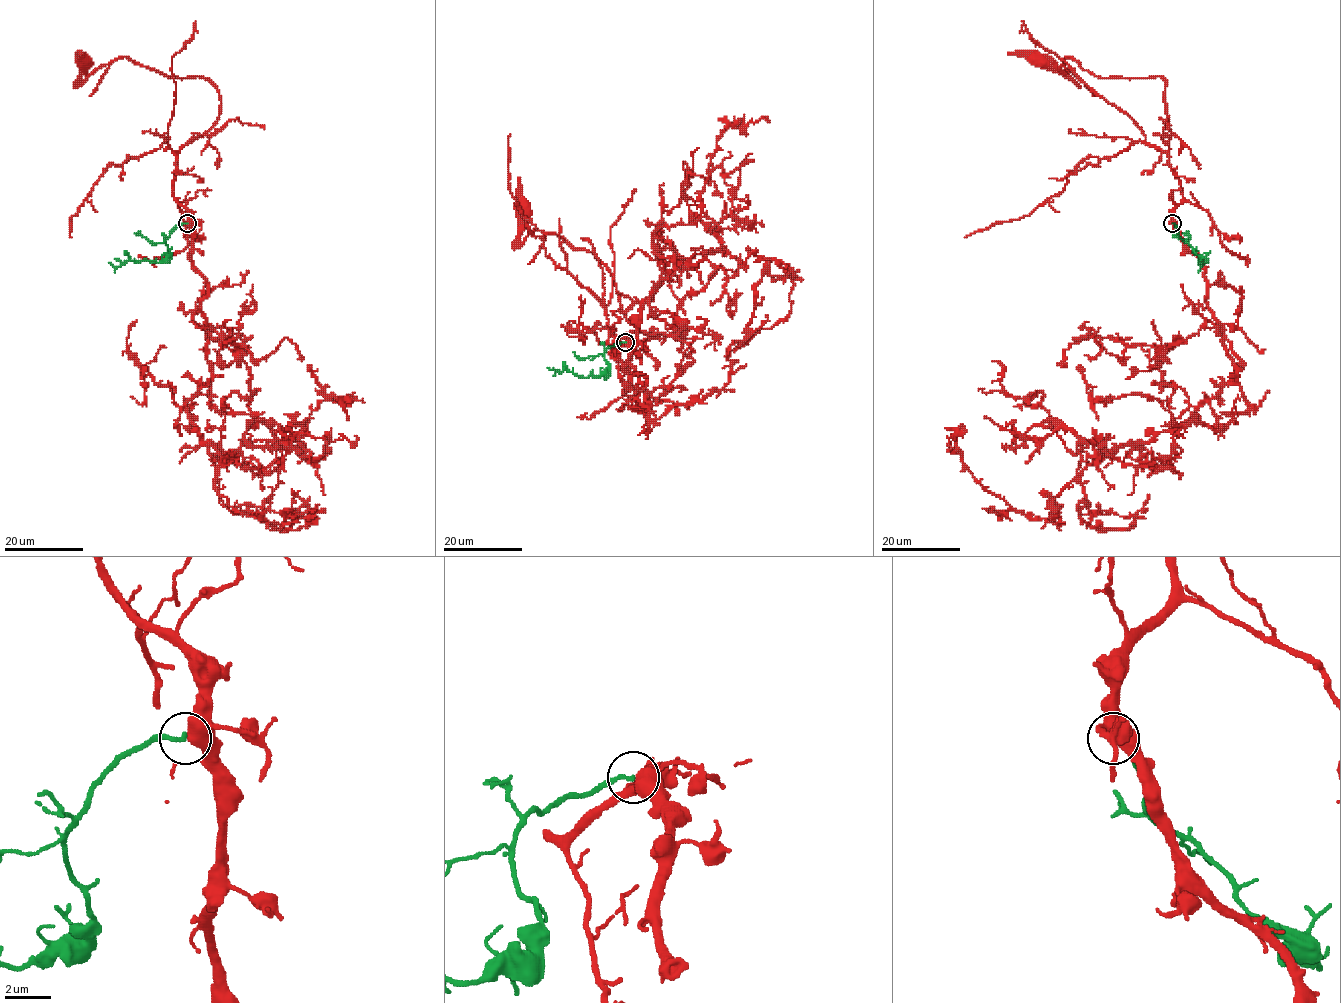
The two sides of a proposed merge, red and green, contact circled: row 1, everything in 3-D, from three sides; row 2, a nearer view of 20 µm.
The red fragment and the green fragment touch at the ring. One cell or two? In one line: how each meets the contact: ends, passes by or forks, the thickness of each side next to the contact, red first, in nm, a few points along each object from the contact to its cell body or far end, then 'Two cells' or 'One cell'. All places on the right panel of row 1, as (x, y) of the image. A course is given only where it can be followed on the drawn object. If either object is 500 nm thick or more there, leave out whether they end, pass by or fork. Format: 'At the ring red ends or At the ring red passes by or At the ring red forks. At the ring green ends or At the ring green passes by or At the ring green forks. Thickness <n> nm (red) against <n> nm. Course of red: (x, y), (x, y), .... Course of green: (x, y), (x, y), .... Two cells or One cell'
Thickness 650 nm (red) against 200 nm. Course of red: (1173, 224), (1182, 197), (1169, 164), (1165, 80), (1098, 77), (1067, 57), (1061, 70), (1074, 82), (1041, 62). Course of green: (1172, 224), (1181, 238), (1207, 260), (1200, 262), (1201, 267), (1198, 263). One cell

